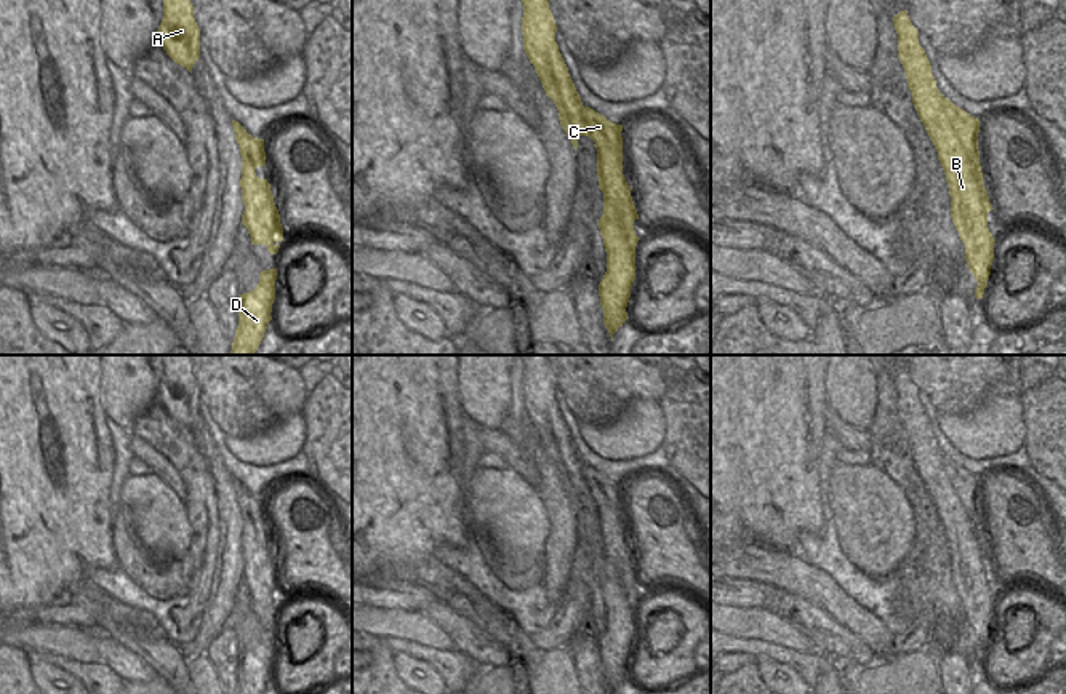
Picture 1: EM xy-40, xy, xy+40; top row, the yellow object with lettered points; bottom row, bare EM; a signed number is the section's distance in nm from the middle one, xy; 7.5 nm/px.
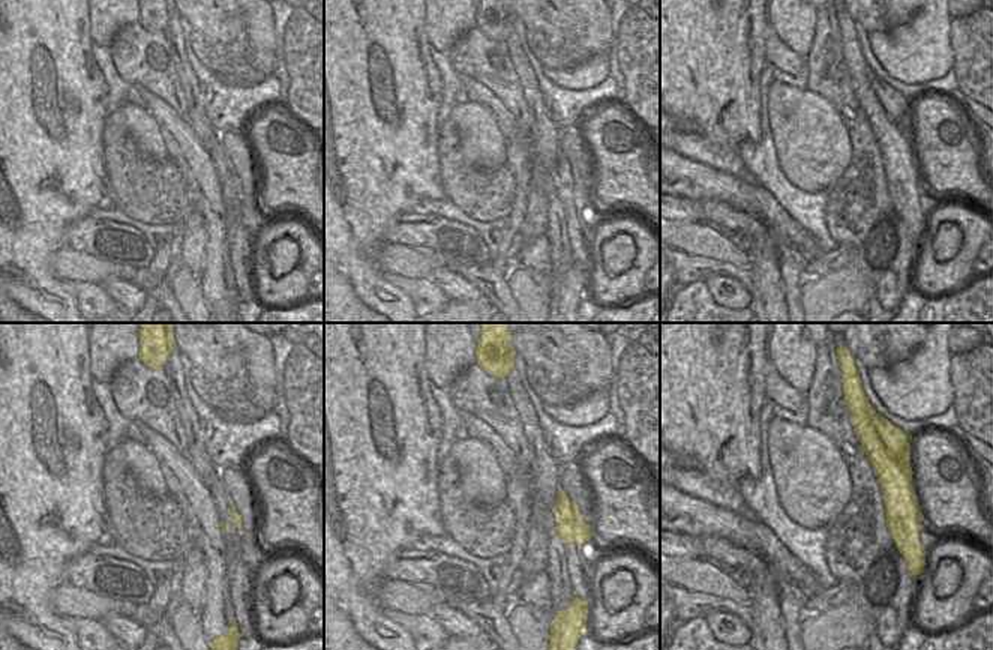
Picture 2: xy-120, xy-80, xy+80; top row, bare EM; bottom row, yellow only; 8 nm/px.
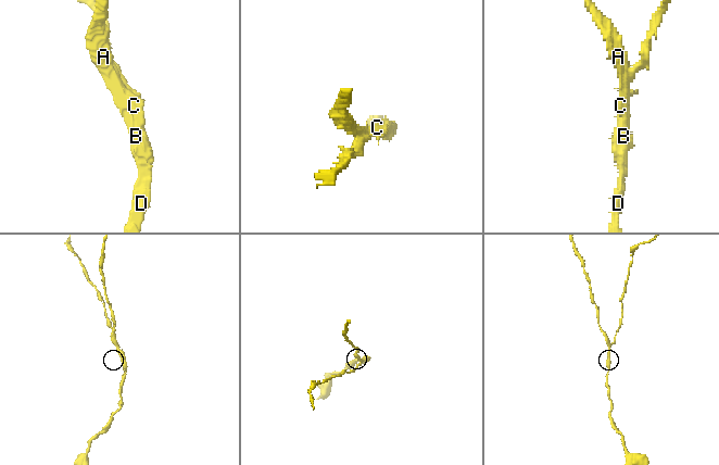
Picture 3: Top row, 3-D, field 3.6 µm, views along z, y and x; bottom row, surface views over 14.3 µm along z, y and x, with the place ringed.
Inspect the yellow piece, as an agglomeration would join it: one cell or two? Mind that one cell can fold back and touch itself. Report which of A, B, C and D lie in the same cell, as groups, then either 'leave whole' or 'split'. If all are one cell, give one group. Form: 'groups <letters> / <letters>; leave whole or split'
groups A B D / C; split

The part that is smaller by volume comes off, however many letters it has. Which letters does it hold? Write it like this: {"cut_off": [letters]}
{"cut_off": ["C"]}

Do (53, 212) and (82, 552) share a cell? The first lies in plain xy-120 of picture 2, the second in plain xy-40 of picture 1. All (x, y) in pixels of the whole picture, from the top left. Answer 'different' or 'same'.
same

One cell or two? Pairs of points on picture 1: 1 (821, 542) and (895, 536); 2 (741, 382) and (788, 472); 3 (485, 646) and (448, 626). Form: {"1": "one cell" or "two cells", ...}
{"1": "two cells", "2": "one cell", "3": "one cell"}

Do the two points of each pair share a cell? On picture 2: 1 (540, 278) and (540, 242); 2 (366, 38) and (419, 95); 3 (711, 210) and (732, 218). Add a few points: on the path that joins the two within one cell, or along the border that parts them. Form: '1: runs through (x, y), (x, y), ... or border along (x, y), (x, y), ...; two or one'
1: runs through (540, 269), (540, 251); one
2: runs through (383, 45), (395, 71), (402, 78); one
3: runs through (716, 213), (728, 218); one

